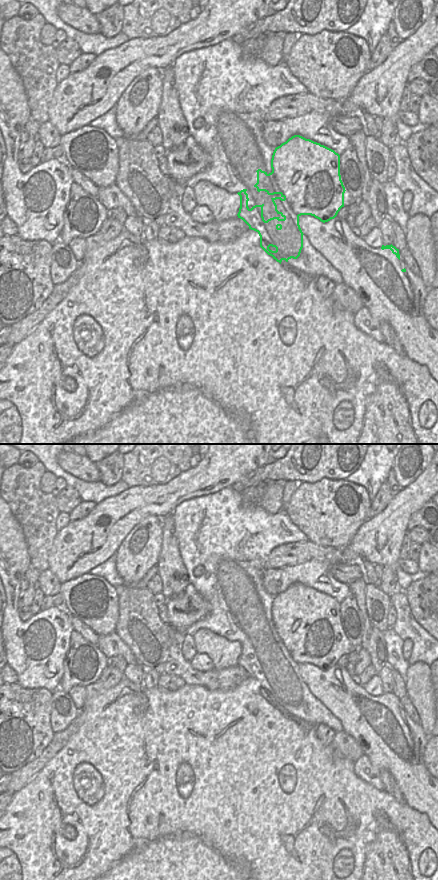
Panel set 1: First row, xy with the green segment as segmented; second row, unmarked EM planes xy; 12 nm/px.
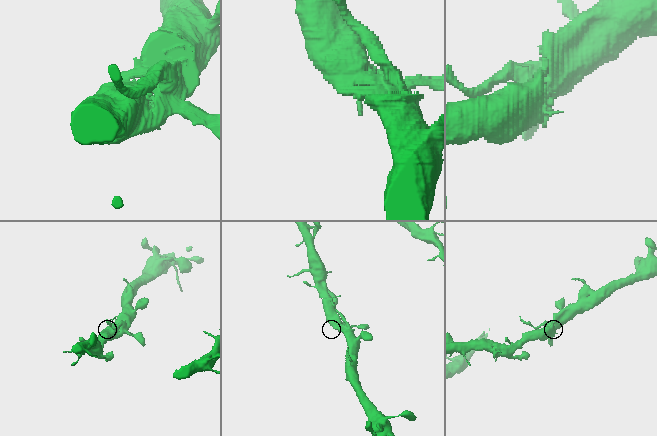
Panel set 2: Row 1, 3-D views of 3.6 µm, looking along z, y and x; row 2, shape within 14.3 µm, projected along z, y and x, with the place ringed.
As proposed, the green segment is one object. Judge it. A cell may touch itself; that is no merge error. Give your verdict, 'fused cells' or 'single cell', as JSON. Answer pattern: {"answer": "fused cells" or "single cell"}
{"answer": "fused cells"}

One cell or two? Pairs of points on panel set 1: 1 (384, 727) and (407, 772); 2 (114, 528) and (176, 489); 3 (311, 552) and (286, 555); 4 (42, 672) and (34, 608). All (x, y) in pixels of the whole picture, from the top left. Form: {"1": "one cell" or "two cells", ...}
{"1": "one cell", "2": "one cell", "3": "one cell", "4": "two cells"}

